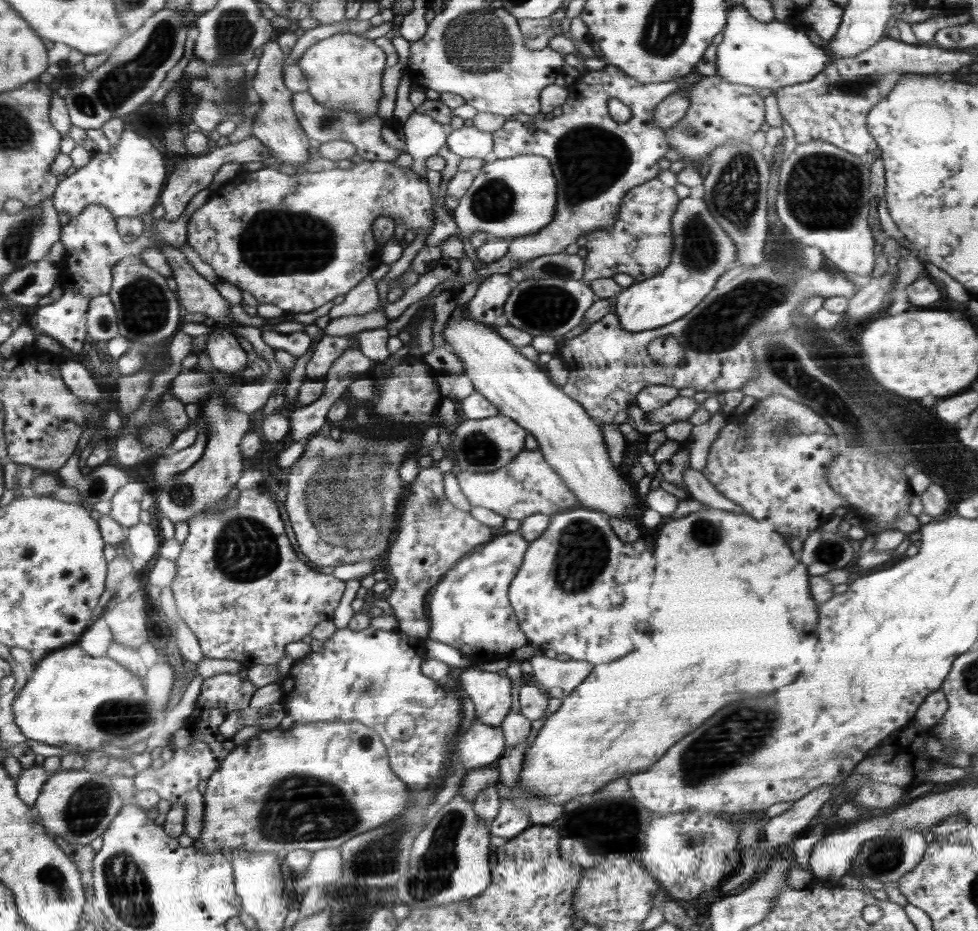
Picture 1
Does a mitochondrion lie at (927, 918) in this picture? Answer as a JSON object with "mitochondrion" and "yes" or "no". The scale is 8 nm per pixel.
{"mitochondrion":"no"}

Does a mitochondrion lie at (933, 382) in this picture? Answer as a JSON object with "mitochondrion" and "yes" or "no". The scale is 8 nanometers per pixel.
{"mitochondrion":"no"}

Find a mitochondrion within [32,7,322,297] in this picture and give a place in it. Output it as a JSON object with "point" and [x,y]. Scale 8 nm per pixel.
{"point":[117,89]}

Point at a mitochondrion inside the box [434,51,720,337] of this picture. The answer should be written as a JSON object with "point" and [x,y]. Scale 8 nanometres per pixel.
{"point":[592,159]}

